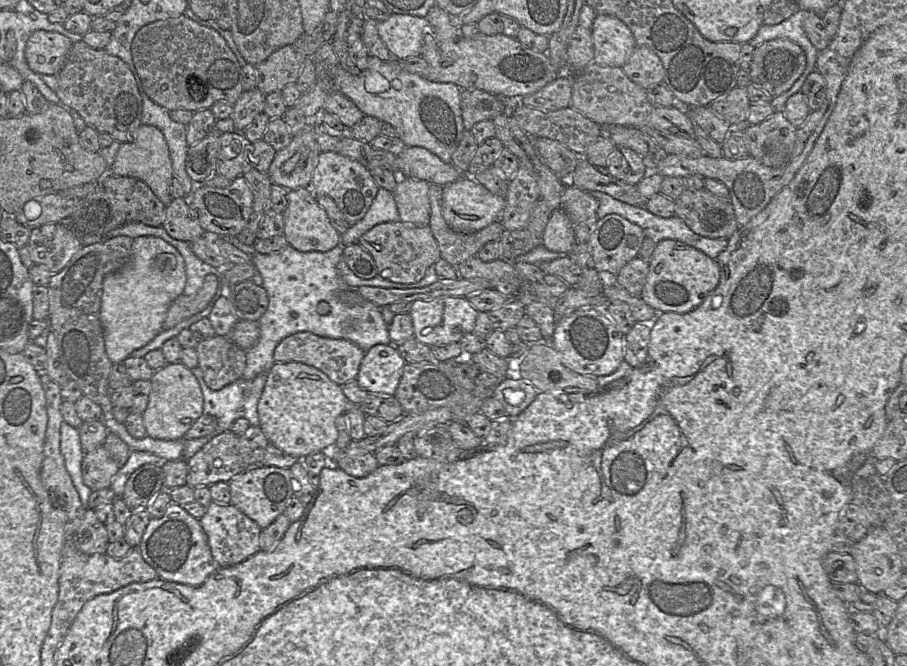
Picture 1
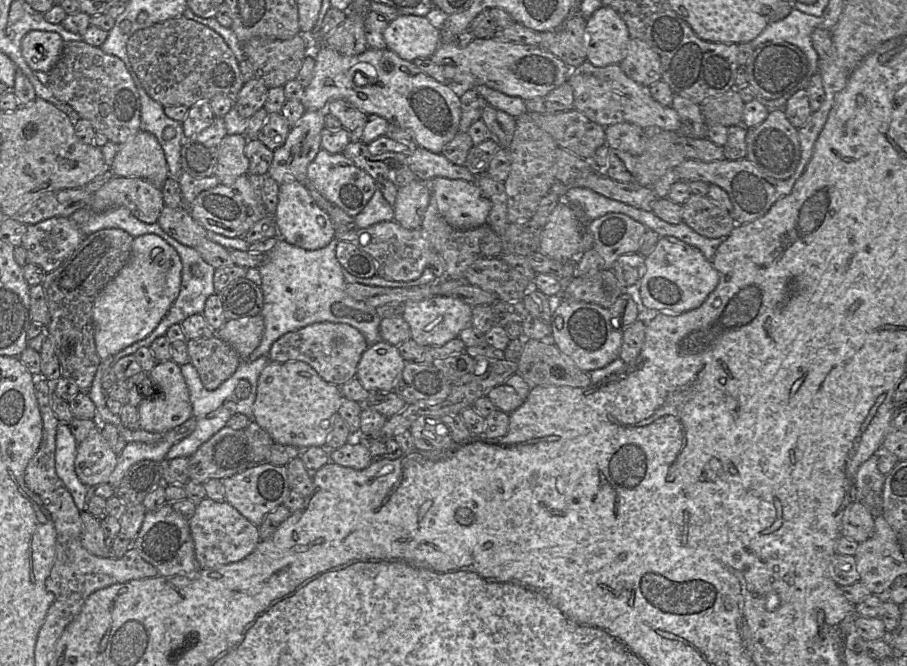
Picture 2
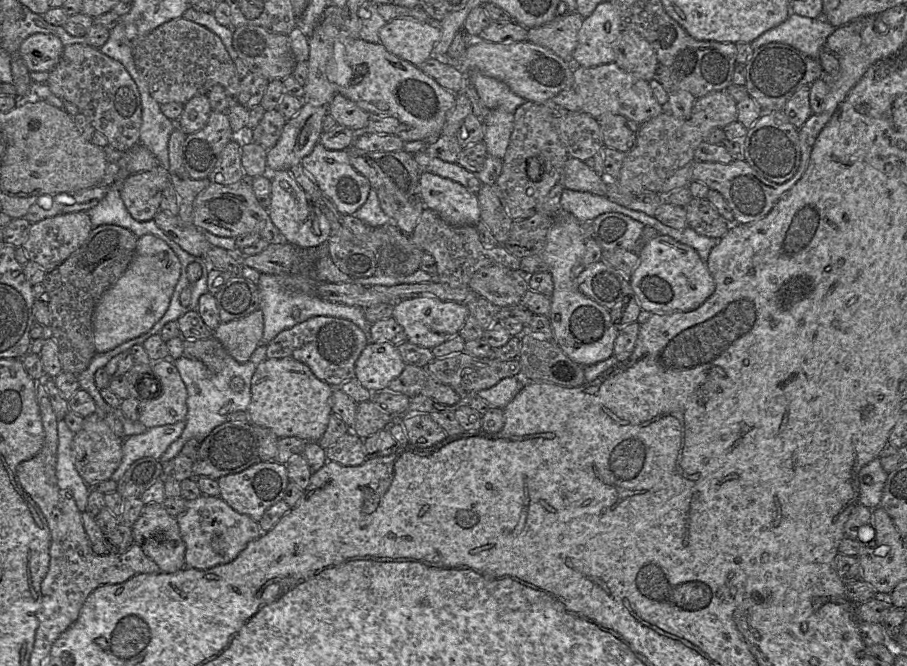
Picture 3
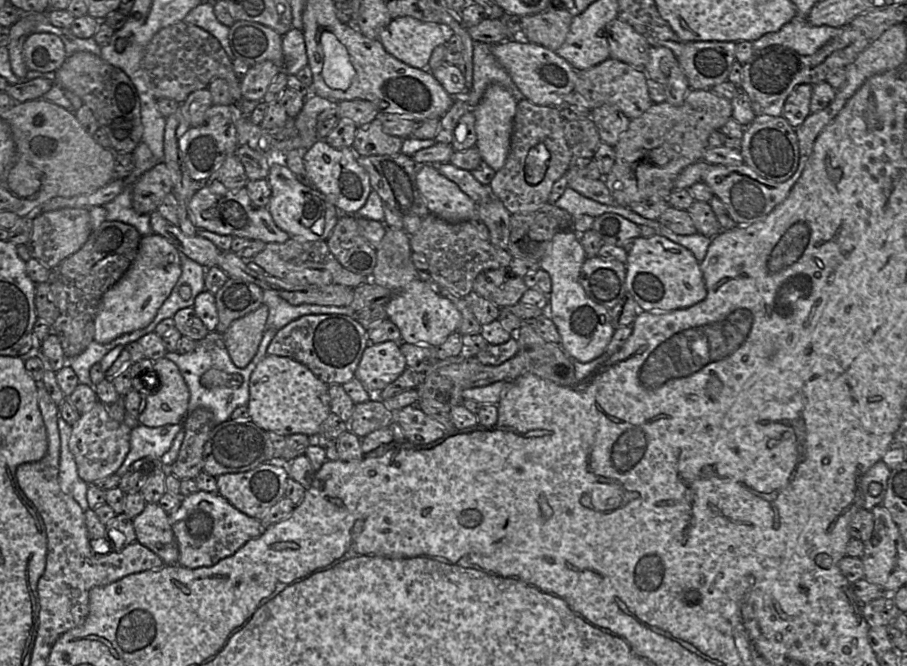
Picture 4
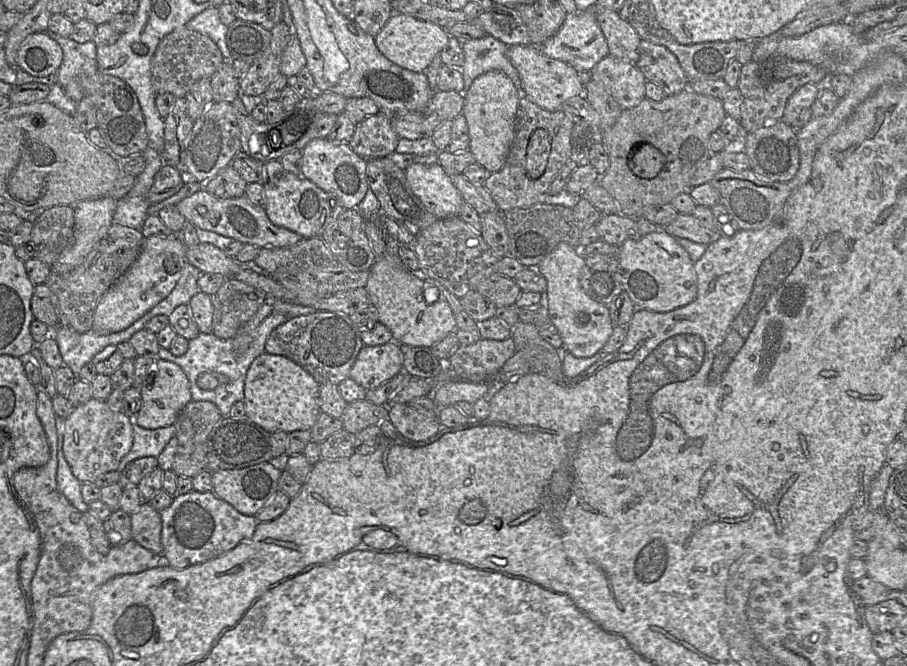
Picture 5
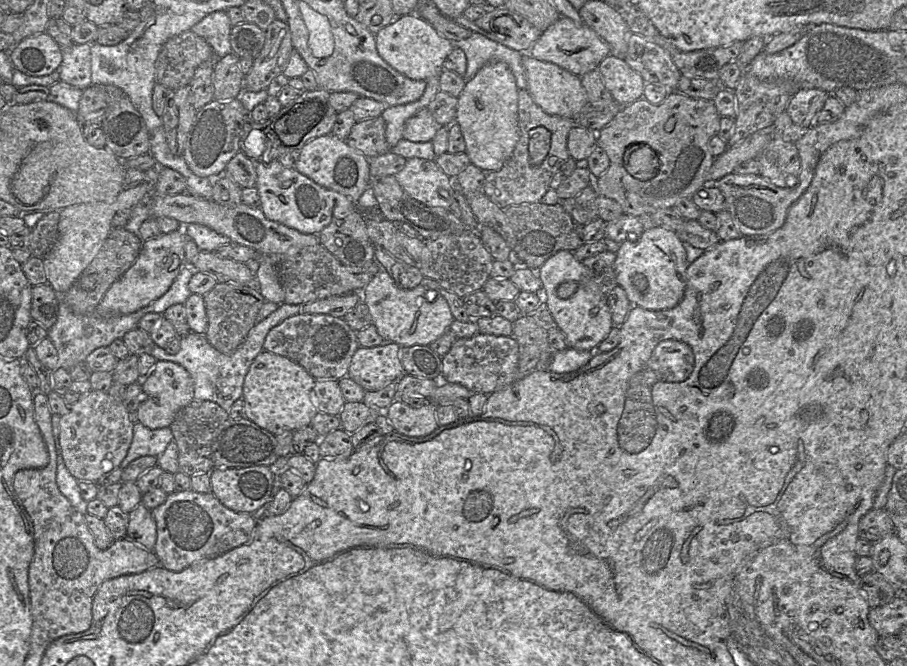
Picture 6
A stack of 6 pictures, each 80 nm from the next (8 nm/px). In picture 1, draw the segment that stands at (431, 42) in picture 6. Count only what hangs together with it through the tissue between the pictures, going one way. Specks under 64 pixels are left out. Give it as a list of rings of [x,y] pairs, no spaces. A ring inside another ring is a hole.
[[[392,13],[387,20],[378,23],[382,41],[398,60],[420,56],[428,32],[430,24],[426,17]]]

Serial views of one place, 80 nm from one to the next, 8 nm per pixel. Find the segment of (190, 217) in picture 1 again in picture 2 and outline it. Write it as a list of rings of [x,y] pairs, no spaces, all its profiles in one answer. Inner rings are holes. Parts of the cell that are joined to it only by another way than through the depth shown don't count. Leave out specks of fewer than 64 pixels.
[[[164,206],[157,223],[169,236],[191,248],[195,248],[200,241],[207,238],[206,229],[194,220],[189,208],[184,206]]]

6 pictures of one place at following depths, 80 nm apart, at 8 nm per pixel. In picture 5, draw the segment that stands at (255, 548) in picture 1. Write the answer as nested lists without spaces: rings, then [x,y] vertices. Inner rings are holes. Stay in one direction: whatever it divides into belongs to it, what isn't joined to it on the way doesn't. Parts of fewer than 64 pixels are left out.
[[[192,490],[174,496],[172,504],[160,511],[163,562],[176,569],[184,569],[219,557],[240,542],[250,539],[258,525],[255,516],[238,512],[214,492]]]

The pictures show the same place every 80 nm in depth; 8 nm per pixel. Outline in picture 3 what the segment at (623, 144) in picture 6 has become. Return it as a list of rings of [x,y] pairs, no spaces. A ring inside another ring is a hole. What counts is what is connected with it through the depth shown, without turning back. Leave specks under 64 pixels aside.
[[[715,91],[696,98],[687,120],[678,119],[664,110],[639,126],[635,146],[625,154],[617,184],[633,193],[660,193],[669,177],[695,160],[696,148],[706,141],[712,129],[724,128],[736,120],[737,102],[726,91]]]

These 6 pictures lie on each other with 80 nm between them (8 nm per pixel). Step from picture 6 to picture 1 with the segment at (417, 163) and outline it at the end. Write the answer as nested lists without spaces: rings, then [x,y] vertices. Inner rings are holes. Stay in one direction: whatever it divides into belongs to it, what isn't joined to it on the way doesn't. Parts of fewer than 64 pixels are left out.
[[[468,175],[443,186],[443,217],[461,233],[477,232],[499,221],[505,206],[506,198],[491,193]]]

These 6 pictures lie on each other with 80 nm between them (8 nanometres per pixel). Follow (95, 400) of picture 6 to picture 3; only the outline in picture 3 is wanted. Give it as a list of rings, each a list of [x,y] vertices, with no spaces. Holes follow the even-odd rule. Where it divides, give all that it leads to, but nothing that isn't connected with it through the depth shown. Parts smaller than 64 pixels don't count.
[[[96,412],[84,418],[82,428],[74,434],[72,441],[75,468],[88,485],[111,479],[122,460],[123,439],[117,437],[104,420],[104,415]]]

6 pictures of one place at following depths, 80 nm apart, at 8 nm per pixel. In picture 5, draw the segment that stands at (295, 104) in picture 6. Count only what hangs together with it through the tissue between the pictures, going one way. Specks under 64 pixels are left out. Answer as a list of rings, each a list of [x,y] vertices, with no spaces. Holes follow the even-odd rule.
[[[314,93],[302,97],[292,109],[284,110],[280,119],[272,123],[255,121],[251,114],[246,112],[240,95],[233,104],[240,128],[241,150],[264,163],[280,160],[284,154],[293,150],[302,150],[313,139],[328,138],[337,121],[337,115],[322,112],[316,107]]]

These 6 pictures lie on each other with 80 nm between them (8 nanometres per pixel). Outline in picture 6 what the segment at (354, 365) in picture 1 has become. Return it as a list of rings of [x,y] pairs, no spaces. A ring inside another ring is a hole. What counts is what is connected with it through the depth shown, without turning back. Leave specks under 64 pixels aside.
[[[325,314],[291,316],[273,327],[264,341],[264,350],[293,360],[315,380],[339,381],[344,378],[359,346],[357,332],[343,318]]]

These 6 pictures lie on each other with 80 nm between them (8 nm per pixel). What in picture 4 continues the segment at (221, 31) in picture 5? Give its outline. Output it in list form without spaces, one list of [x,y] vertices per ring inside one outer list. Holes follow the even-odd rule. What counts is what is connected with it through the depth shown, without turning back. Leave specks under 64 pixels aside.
[[[204,2],[200,4],[194,8],[183,21],[209,32],[220,42],[231,61],[236,59],[229,44],[228,35],[230,28],[220,23],[216,18],[214,13],[214,3]]]

